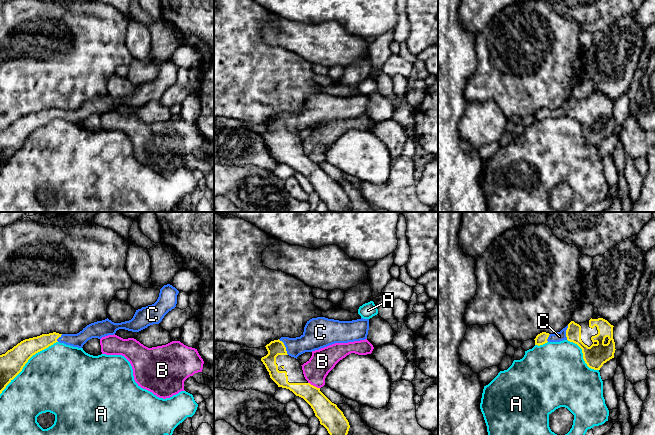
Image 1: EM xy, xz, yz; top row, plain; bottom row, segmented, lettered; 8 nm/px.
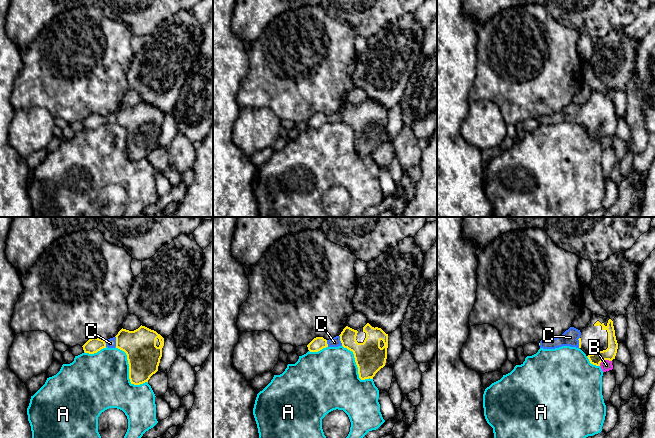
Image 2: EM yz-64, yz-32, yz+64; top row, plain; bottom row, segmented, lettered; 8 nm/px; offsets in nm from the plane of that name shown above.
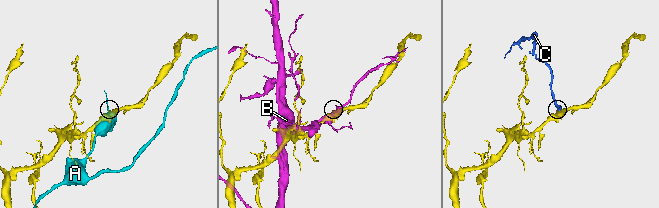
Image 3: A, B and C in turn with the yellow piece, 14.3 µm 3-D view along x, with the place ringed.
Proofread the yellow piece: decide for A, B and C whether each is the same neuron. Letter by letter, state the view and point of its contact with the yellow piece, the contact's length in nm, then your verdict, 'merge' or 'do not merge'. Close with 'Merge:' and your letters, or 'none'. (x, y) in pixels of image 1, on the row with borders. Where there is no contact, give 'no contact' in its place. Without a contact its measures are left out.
A: meets yellow in xy at (26, 362); contact 650 nm long; do not merge
B: meets yellow in xz at (314, 386); contact 110 nm long; do not merge
C: meets yellow in xz at (284, 346); contact 150 nm long; merge
Merge: C

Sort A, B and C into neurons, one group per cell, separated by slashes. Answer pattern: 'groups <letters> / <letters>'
groups A / B / C

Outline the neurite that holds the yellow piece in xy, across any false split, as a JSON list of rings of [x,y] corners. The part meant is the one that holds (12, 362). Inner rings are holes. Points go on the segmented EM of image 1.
[[[164,285],[160,289],[157,301],[136,310],[129,321],[114,323],[107,318],[87,325],[77,334],[53,332],[21,341],[5,354],[0,355],[0,394],[36,353],[56,342],[82,348],[88,340],[114,335],[119,329],[139,332],[150,325],[159,324],[164,316],[176,307],[178,293],[179,291],[172,285]]]

